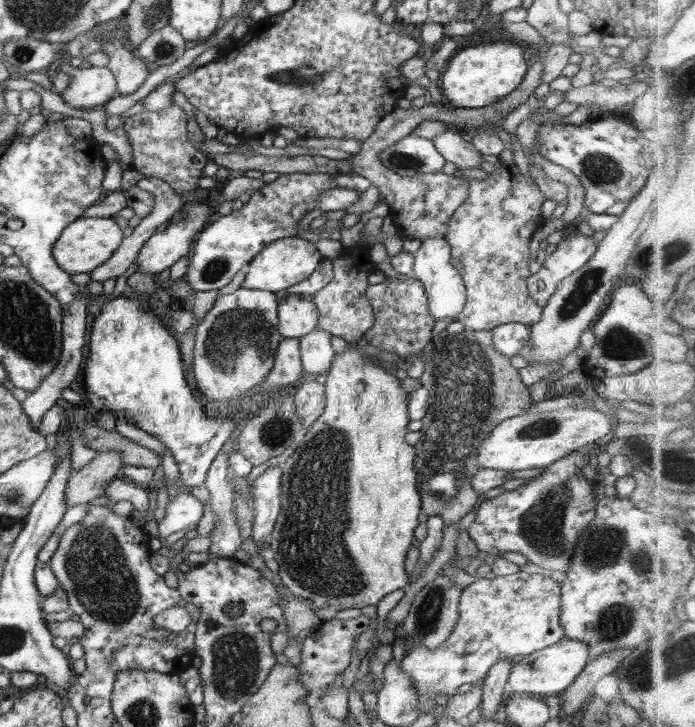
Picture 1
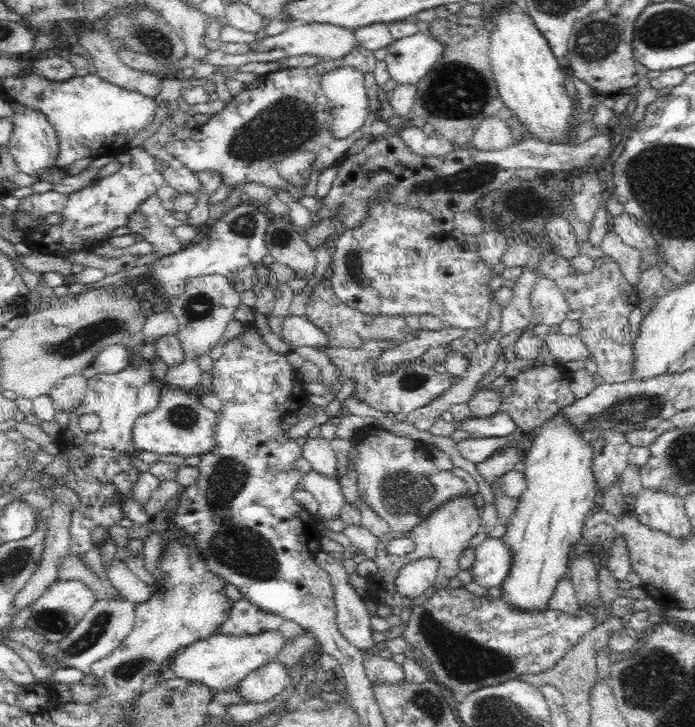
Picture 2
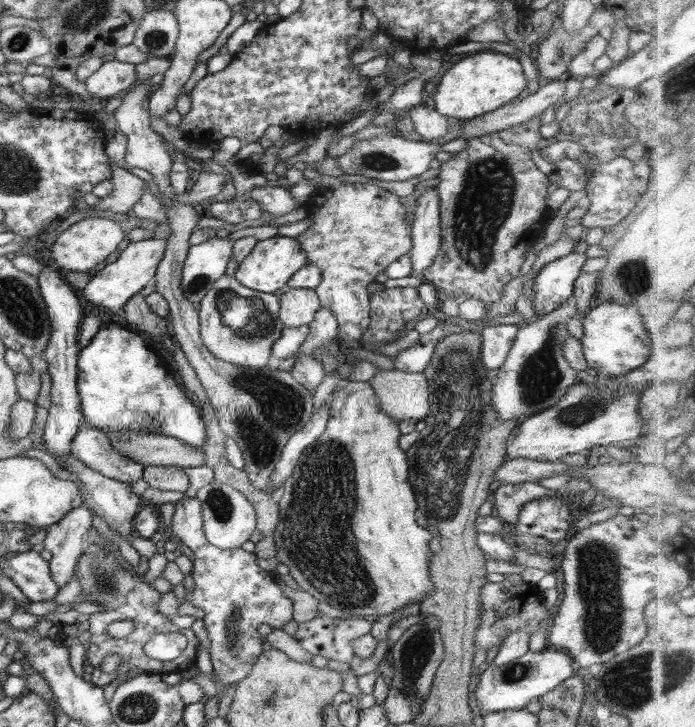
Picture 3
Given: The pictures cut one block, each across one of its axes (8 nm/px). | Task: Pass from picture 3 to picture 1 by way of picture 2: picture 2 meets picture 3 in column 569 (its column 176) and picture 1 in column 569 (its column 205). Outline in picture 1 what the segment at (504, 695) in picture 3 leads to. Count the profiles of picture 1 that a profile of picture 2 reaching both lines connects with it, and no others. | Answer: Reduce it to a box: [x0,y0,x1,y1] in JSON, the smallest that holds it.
[508,637,590,699]

